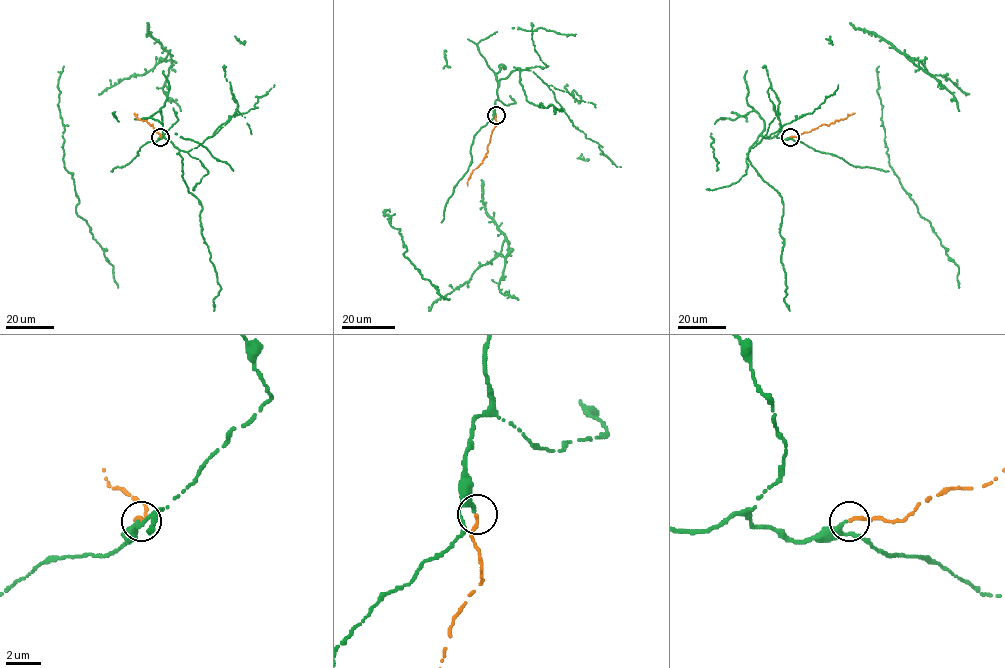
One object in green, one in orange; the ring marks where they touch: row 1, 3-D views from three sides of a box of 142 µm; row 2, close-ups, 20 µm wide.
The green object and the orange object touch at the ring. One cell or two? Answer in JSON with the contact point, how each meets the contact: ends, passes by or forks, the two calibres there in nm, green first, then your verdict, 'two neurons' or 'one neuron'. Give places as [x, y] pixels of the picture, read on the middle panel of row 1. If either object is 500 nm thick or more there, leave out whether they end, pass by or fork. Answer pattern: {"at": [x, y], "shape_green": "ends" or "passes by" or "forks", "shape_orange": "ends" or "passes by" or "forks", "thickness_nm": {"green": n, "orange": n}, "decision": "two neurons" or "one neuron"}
{"at": [496, 115], "shape_green": "ends", "shape_orange": "ends", "thickness_nm": {"green": 280, "orange": 240}, "decision": "one neuron"}

